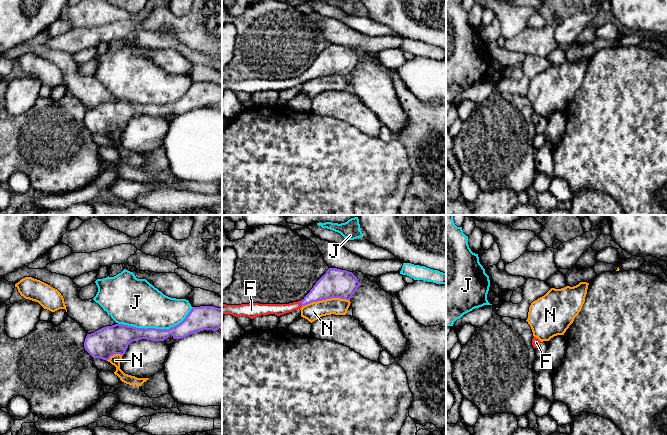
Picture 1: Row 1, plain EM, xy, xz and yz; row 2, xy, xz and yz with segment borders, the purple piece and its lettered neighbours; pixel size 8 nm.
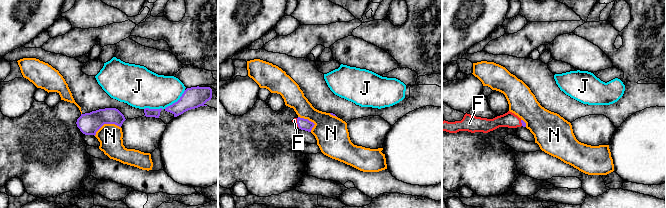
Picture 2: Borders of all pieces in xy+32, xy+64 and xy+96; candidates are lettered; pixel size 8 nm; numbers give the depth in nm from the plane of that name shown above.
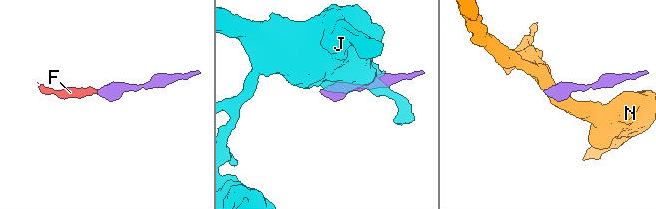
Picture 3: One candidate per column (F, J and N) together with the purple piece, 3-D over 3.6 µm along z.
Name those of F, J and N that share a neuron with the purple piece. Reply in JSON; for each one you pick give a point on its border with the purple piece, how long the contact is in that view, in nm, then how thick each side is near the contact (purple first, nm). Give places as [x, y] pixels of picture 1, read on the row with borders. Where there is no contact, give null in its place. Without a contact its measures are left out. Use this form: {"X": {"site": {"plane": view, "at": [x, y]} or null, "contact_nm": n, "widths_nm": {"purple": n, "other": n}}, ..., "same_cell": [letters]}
{"F": {"site": {"plane": "xz", "at": [300, 303]}, "contact_nm": 70, "widths_nm": {"purple": 180, "other": 100}}, "same_cell": ["F"]}

